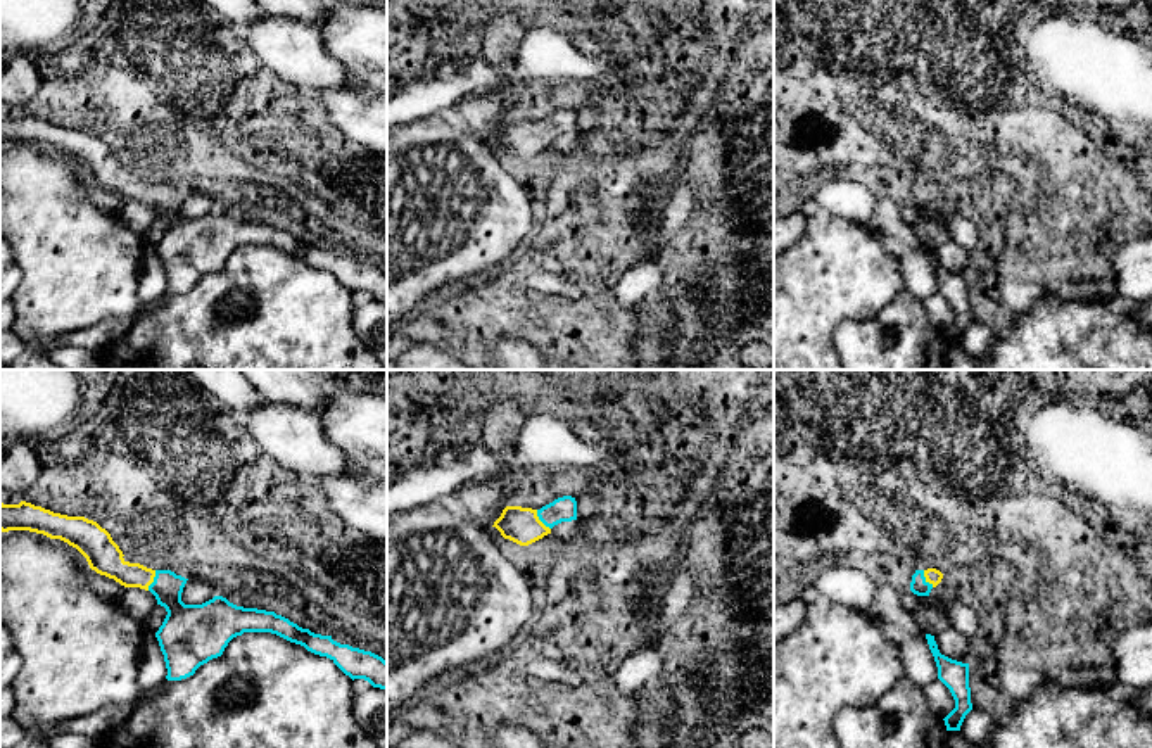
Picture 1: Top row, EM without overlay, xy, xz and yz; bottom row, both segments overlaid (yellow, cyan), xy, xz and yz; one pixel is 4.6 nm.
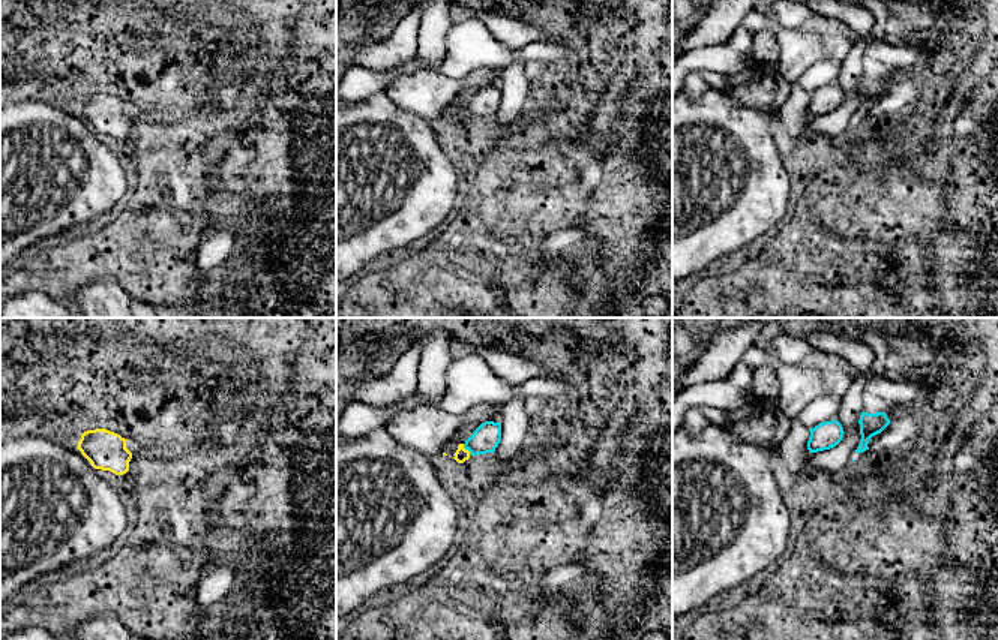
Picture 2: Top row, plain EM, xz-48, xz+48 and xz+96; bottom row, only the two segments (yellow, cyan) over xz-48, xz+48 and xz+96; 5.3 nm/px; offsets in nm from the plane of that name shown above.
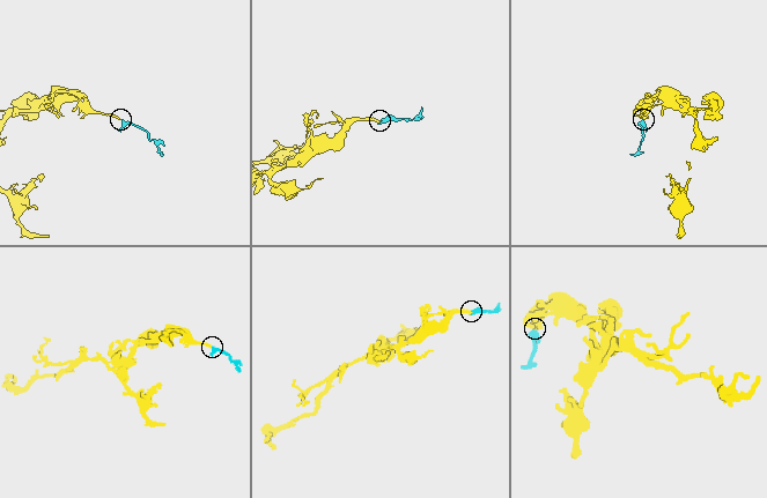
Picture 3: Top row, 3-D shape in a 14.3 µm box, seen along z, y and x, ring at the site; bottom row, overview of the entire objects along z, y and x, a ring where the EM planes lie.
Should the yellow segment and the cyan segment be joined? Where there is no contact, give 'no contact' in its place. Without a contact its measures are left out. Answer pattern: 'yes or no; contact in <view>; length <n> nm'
yes; contact in xz; length 120 nm

